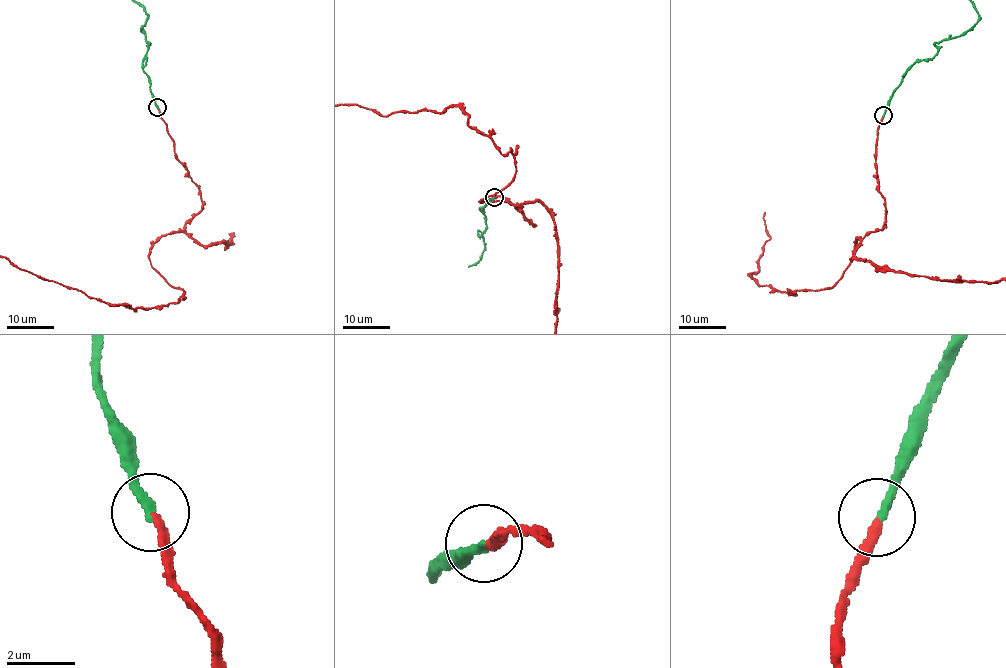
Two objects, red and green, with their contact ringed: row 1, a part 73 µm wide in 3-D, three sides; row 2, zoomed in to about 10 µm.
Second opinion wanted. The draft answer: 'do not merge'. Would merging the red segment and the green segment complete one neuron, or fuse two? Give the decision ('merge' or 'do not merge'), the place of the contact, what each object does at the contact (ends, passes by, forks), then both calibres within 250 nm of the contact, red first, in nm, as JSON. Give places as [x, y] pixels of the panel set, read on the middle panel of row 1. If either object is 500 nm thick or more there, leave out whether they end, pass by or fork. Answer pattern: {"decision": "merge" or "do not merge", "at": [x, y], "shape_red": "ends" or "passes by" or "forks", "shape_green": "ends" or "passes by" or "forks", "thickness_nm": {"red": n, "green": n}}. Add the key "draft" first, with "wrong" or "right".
{"draft": "wrong", "decision": "merge", "at": [494, 197], "shape_red": "ends", "shape_green": "ends", "thickness_nm": {"red": 240, "green": 260}}

